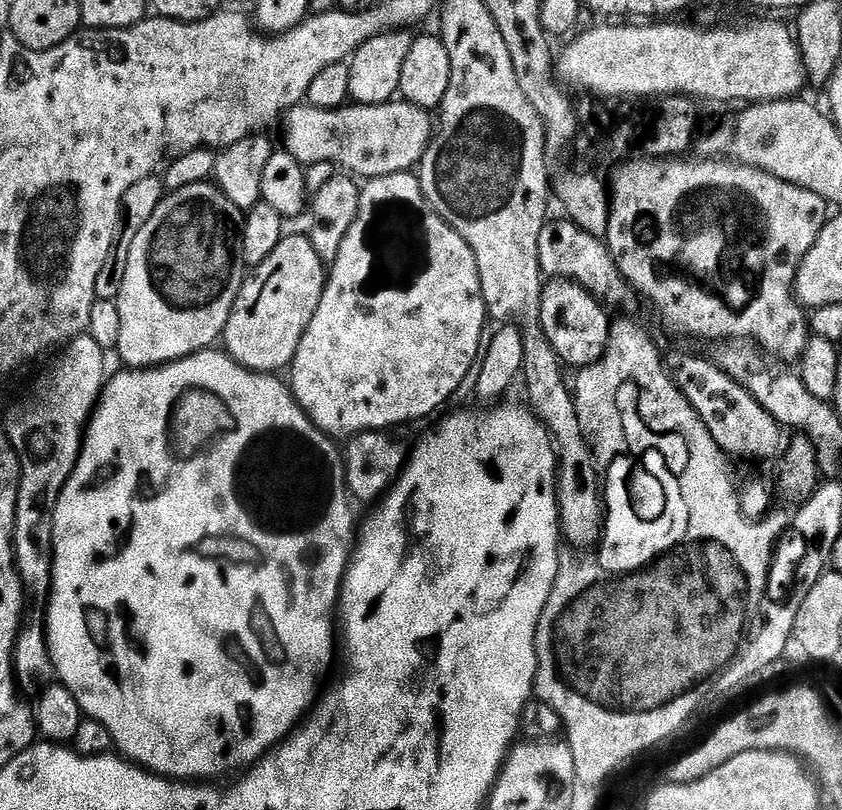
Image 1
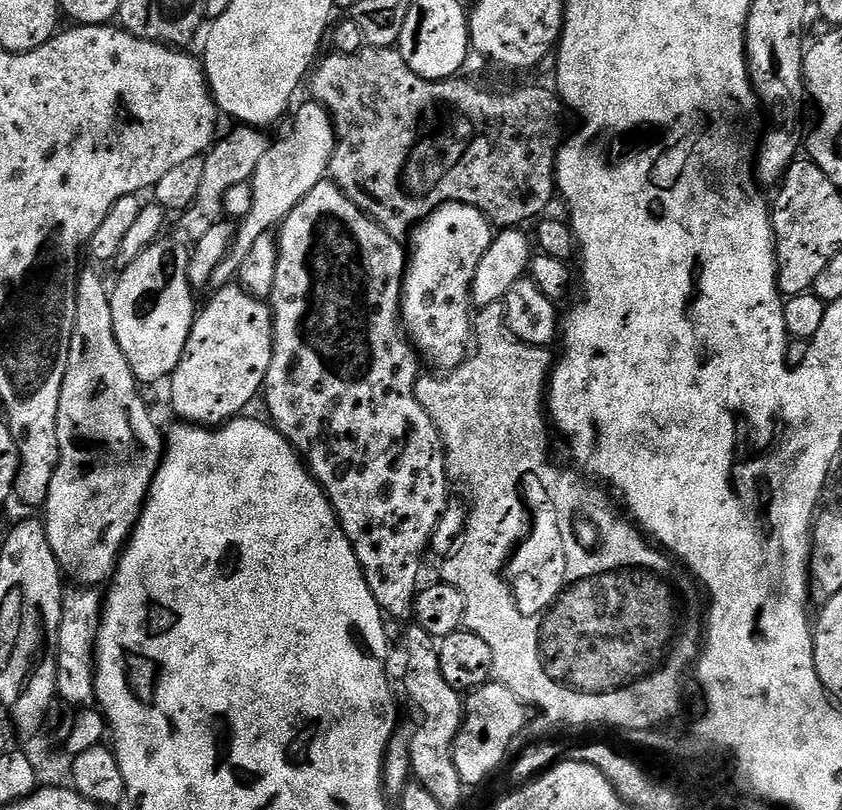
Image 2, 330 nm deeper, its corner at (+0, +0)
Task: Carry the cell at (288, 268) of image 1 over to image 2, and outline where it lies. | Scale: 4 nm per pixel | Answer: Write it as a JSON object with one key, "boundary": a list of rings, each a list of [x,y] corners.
{"boundary":[[[239,283],[225,284],[211,293],[208,305],[196,313],[186,350],[172,371],[172,408],[181,421],[201,426],[219,426],[239,417],[240,412],[252,399],[261,395],[264,379],[270,370],[272,343],[274,342],[274,322],[272,309],[265,301],[250,295]]]}

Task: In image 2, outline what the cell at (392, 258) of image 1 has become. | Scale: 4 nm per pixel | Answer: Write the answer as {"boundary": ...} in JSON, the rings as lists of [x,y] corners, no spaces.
{"boundary":[[[443,204],[435,208],[425,220],[420,221],[411,233],[410,241],[412,240],[412,248],[410,244],[410,255],[407,257],[404,270],[404,290],[400,297],[400,315],[402,317],[402,323],[407,331],[408,339],[412,342],[412,347],[420,353],[421,357],[423,357],[427,363],[429,360],[434,367],[440,368],[436,370],[451,370],[456,368],[459,364],[464,363],[470,355],[470,345],[474,340],[474,305],[472,302],[474,270],[478,270],[478,262],[482,262],[482,254],[486,254],[486,250],[494,239],[491,231],[489,233],[480,232],[484,227],[486,227],[484,216],[474,206],[470,206],[469,204]]]}

